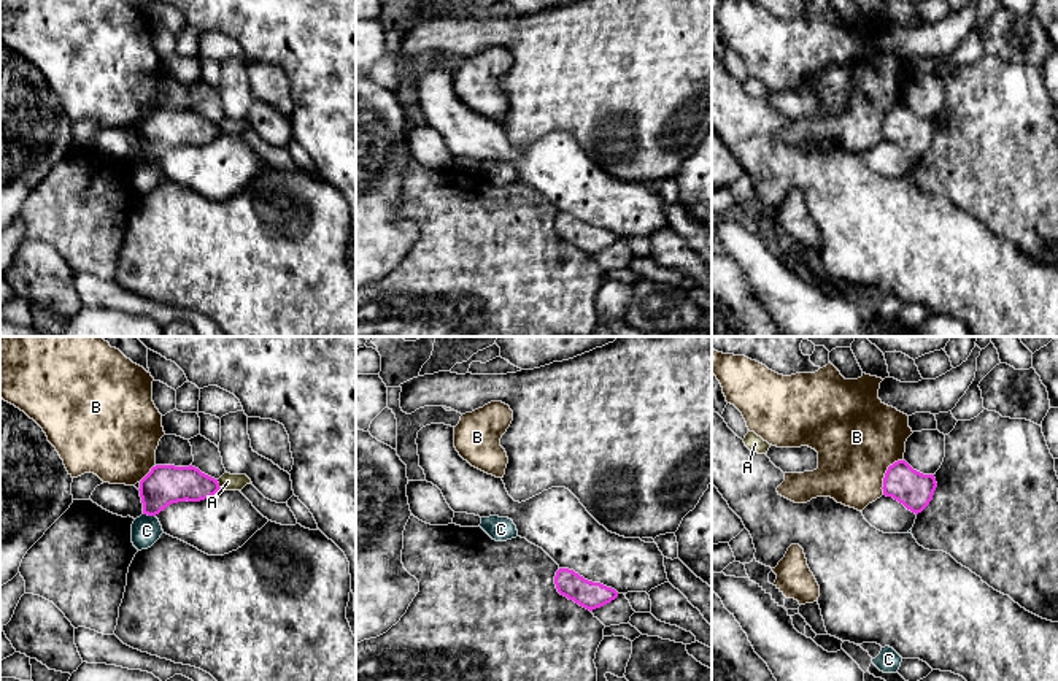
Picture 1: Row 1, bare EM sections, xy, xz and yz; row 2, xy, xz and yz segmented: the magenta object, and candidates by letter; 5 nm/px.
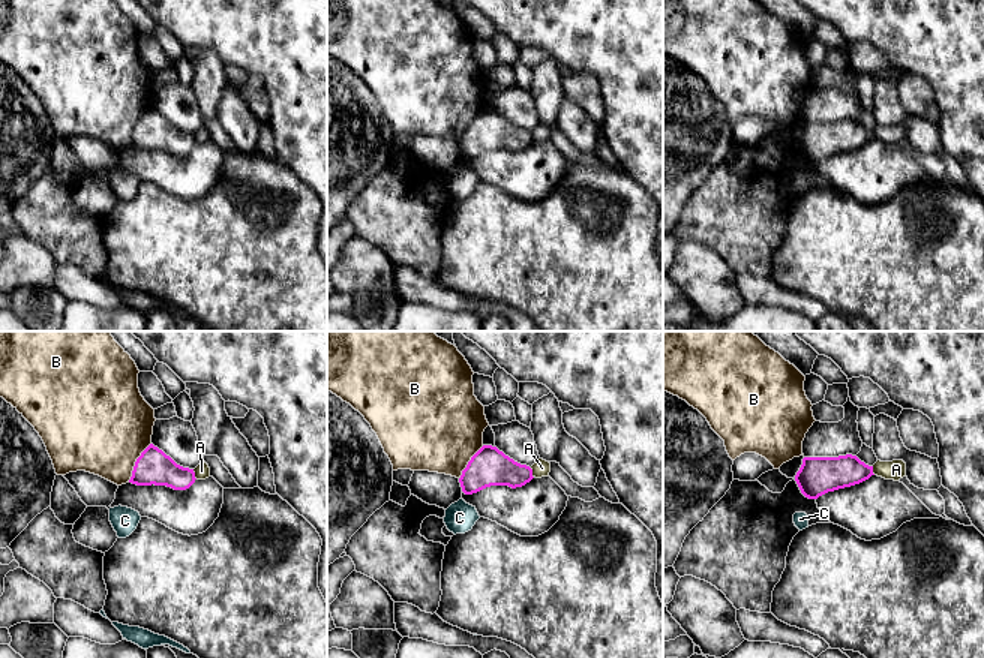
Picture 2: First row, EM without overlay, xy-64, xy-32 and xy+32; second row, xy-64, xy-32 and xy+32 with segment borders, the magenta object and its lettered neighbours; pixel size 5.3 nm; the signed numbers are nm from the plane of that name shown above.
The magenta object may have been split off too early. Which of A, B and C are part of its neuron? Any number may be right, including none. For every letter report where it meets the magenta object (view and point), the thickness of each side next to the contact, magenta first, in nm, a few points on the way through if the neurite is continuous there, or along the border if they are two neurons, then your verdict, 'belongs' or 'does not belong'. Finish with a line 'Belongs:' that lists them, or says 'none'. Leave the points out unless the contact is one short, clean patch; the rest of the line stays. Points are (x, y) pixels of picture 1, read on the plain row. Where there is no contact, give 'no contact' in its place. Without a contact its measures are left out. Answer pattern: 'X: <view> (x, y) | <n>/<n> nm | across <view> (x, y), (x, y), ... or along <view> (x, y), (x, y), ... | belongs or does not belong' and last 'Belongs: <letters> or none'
A: xy (218, 129) | 190/90 nm | does not belong
B: yz (885, 118) | 190/440 nm | along yz (903, 103), (888, 111), (882, 138) | does not belong
C: xy (150, 159) | 200/150 nm | along xy (143, 157), (154, 161) | does not belong
Belongs: none

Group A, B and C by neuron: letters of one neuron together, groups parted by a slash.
A / B / C

